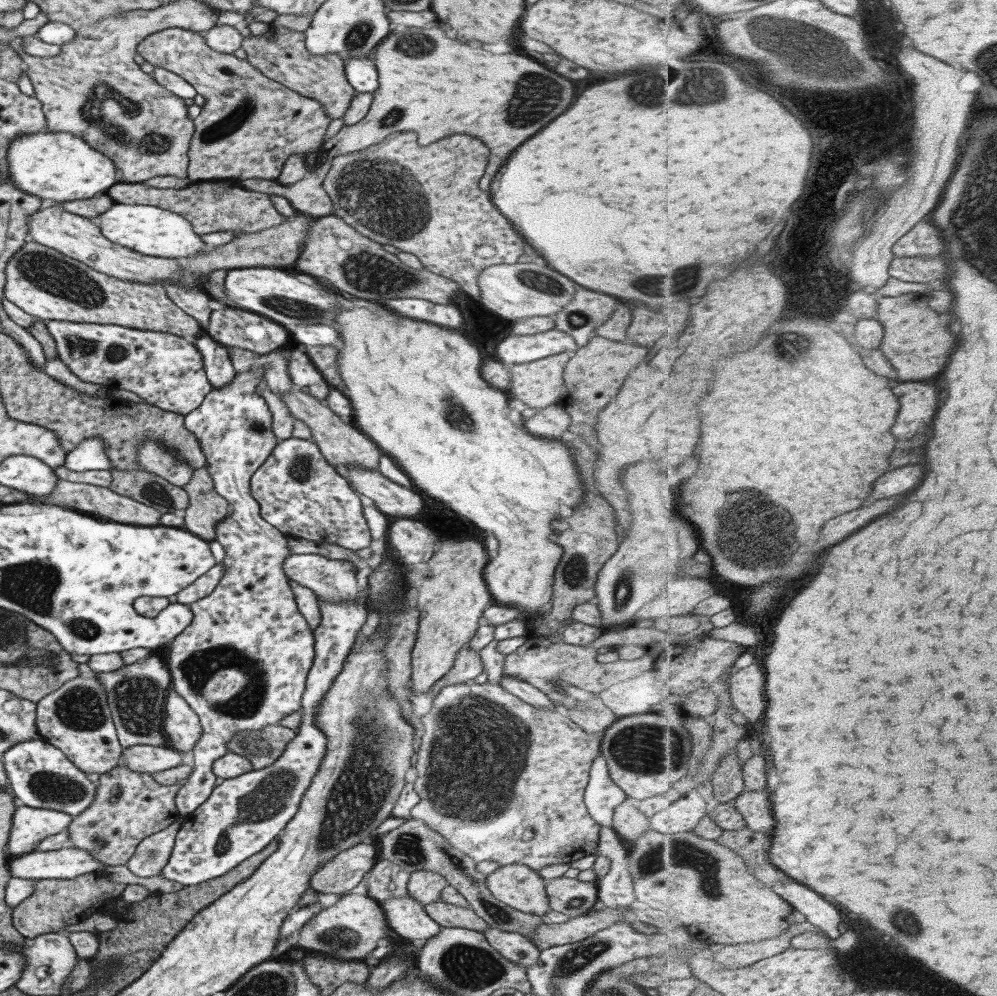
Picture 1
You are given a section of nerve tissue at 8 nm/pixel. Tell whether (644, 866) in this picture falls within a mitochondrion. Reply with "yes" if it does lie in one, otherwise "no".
yes

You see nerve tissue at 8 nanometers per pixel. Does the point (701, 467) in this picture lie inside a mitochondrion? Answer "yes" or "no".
no

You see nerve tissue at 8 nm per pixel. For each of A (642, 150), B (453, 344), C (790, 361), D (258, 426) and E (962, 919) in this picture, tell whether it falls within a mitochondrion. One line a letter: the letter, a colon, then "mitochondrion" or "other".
A: other
B: other
C: mitochondrion
D: mitochondrion
E: other

